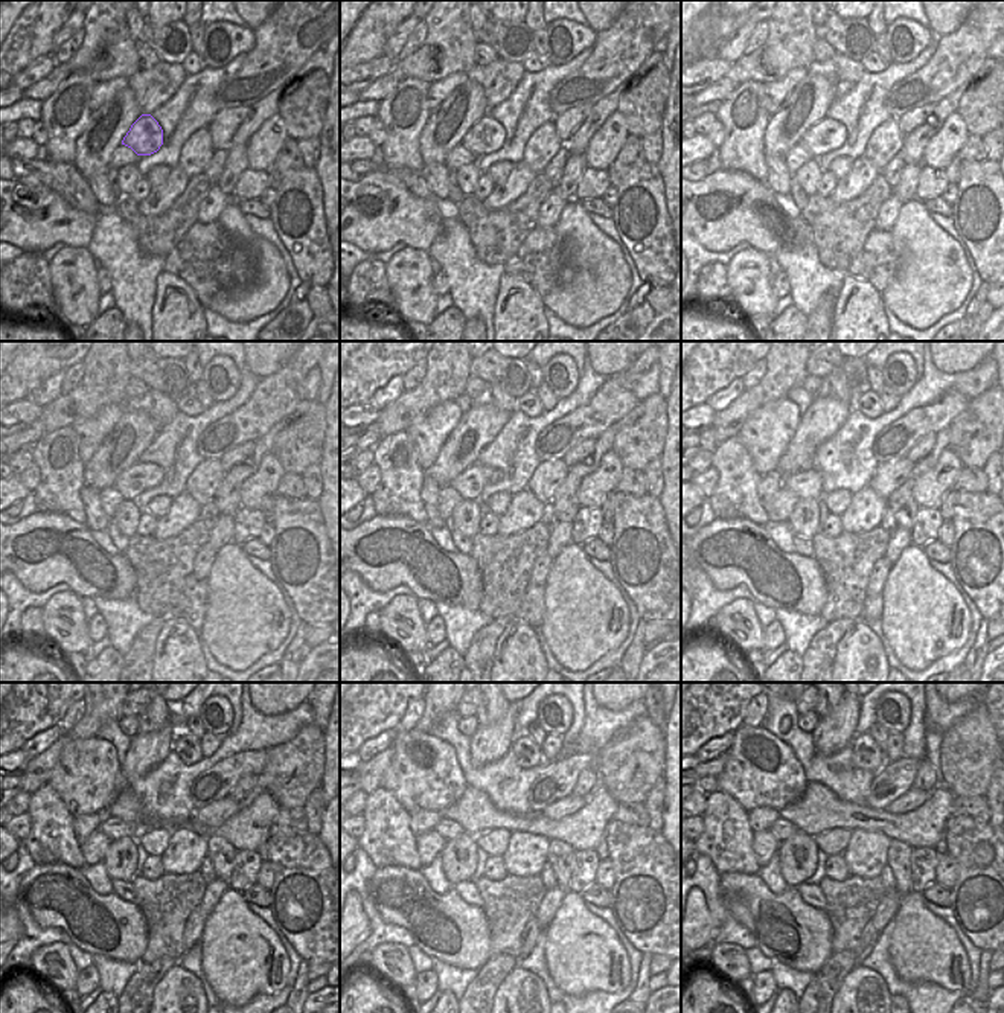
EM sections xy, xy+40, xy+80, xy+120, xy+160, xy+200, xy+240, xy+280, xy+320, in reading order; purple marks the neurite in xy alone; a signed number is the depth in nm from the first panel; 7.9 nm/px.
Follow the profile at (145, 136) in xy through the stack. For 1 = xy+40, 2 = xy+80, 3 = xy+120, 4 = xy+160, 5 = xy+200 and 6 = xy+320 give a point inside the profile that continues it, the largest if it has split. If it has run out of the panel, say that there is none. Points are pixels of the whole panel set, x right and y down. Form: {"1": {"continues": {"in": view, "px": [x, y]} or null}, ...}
{"1": {"continues": {"in": "xy+40", "px": [486, 136]}}, "2": {"continues": {"in": "xy+80", "px": [828, 134]}}, "3": {"continues": {"in": "xy+120", "px": [142, 476]}}, "4": {"continues": {"in": "xy+160", "px": [470, 483]}}, "5": {"continues": {"in": "xy+200", "px": [808, 483]}}, "6": {"continues": {"in": "xy+320", "px": [782, 829]}}}

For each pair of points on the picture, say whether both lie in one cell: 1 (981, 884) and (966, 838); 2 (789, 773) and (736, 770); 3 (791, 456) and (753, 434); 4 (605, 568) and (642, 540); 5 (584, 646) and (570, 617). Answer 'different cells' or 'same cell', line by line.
1: same cell
2: same cell
3: different cells
4: different cells
5: same cell

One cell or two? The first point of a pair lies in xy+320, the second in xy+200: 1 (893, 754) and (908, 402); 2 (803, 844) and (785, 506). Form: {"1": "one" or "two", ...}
{"1": "two", "2": "two"}

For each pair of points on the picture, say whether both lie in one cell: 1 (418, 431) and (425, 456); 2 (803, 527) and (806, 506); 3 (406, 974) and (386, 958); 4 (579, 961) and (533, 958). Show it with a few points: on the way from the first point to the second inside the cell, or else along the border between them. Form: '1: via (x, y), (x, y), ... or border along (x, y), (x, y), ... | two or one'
1: via (421, 437), (425, 442), (425, 450) | one
2: via (803, 523), (803, 511) | one
3: via (401, 971), (390, 960) | one
4: border along (544, 929), (547, 974), (561, 990) | two

